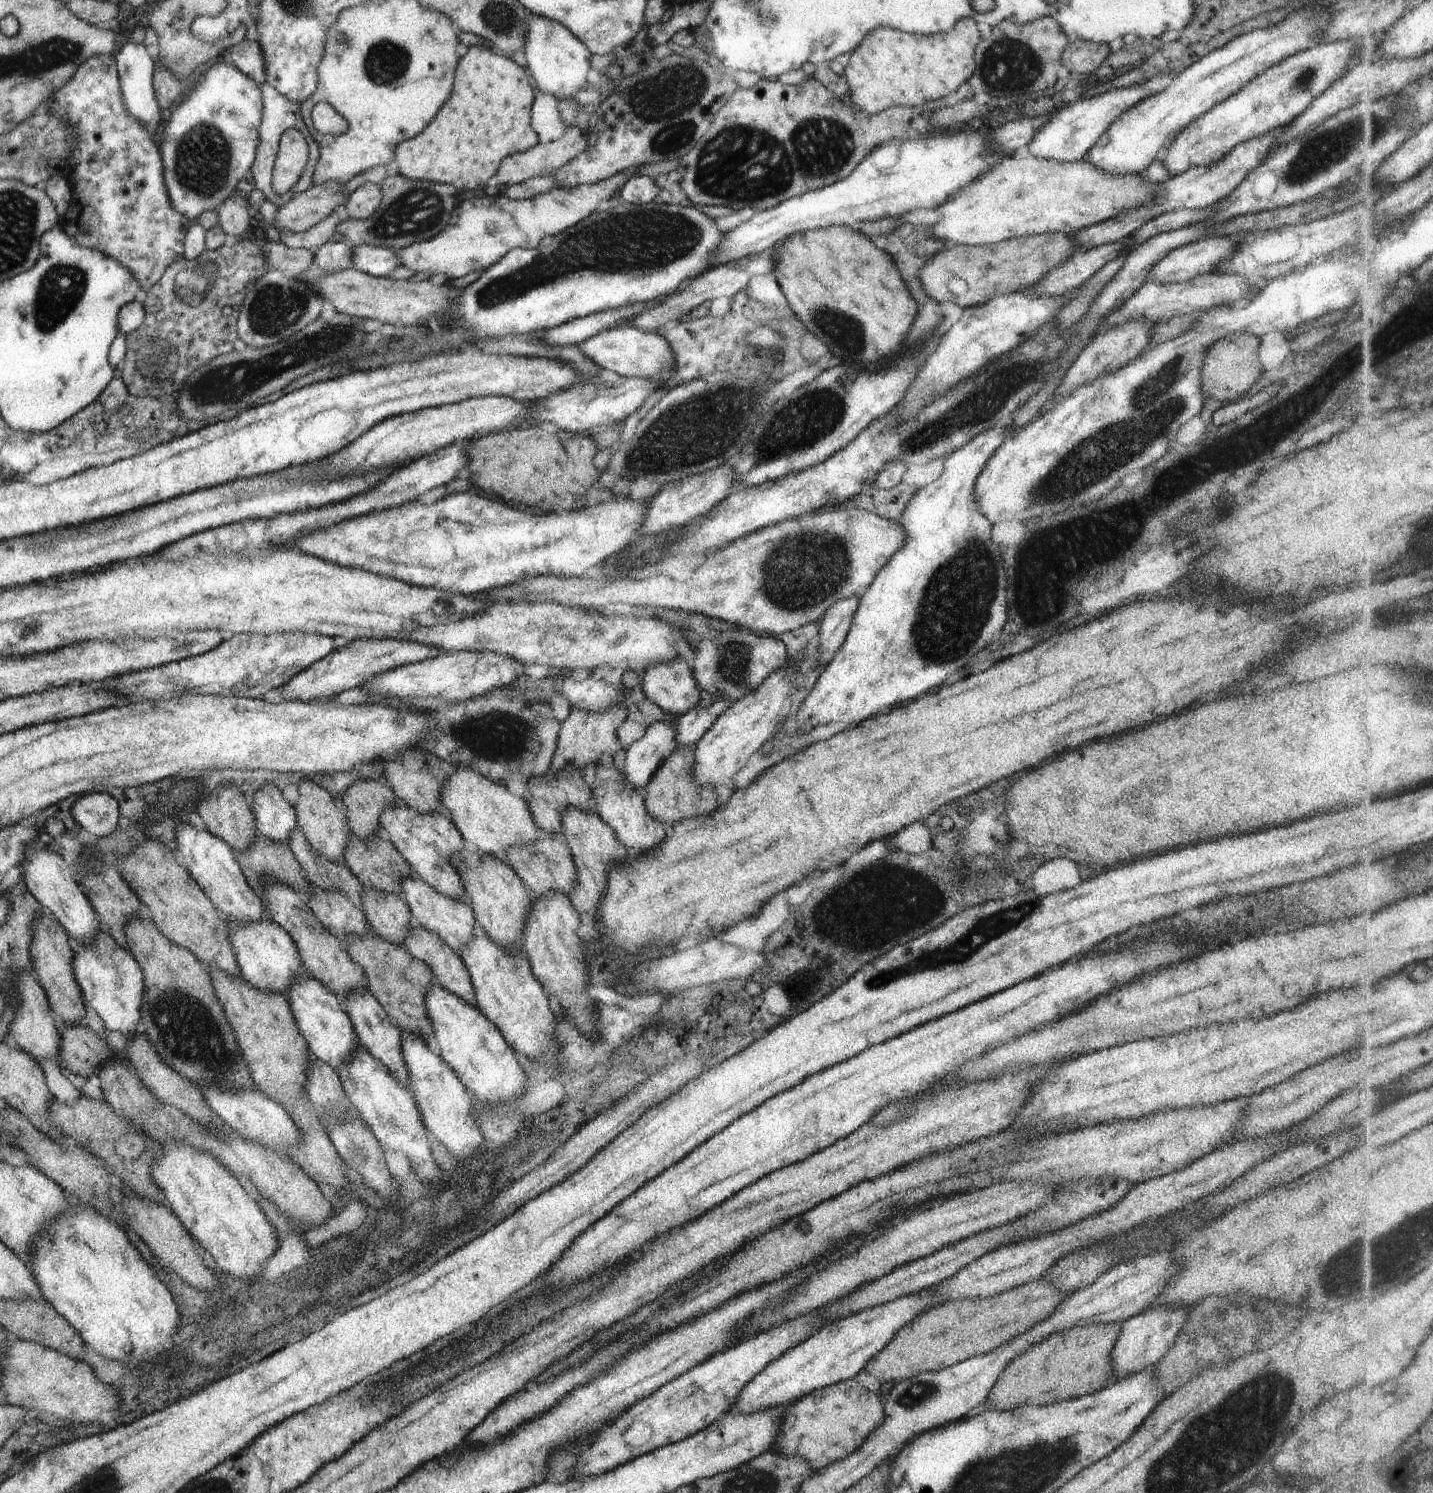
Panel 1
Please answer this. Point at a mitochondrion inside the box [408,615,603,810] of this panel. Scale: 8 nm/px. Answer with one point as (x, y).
(500, 737)

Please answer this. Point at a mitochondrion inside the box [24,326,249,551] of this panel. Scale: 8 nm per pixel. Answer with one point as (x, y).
(156, 360)

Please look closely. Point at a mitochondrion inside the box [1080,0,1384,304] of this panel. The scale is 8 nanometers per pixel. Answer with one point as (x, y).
(1302, 82)

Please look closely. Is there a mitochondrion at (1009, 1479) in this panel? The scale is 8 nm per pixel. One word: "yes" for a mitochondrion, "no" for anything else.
yes

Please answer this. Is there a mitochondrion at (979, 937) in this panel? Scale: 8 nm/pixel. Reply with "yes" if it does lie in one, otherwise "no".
yes

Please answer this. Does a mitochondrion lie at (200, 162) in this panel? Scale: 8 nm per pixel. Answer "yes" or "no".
yes

